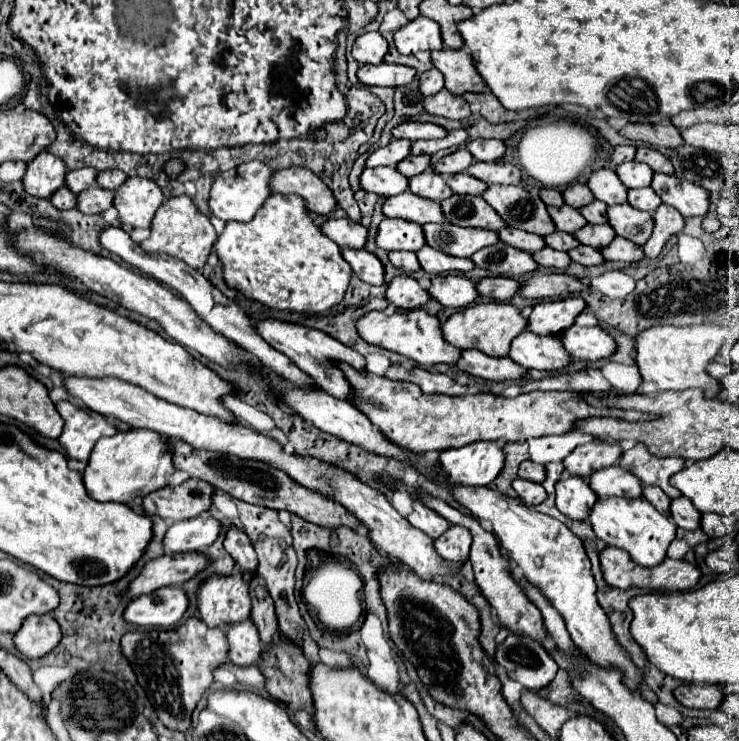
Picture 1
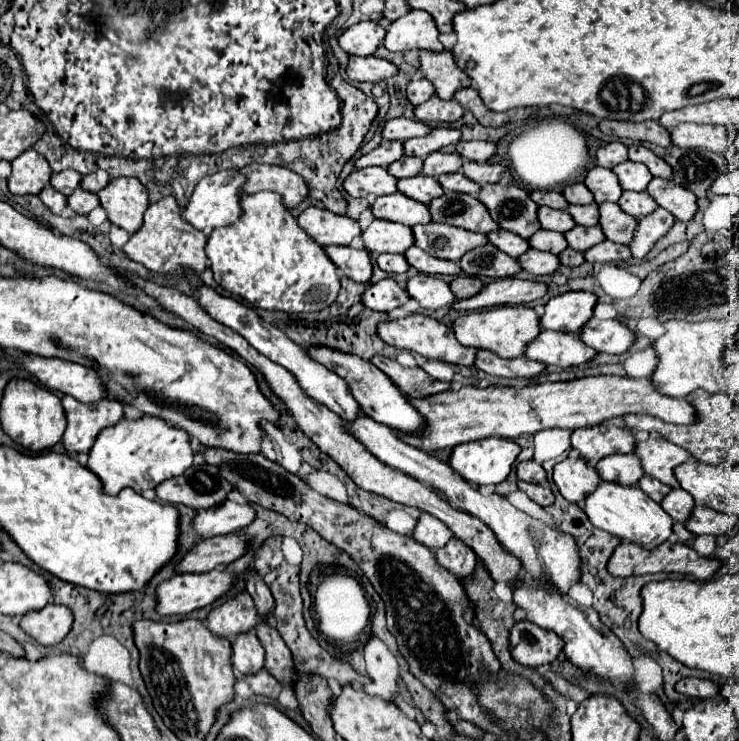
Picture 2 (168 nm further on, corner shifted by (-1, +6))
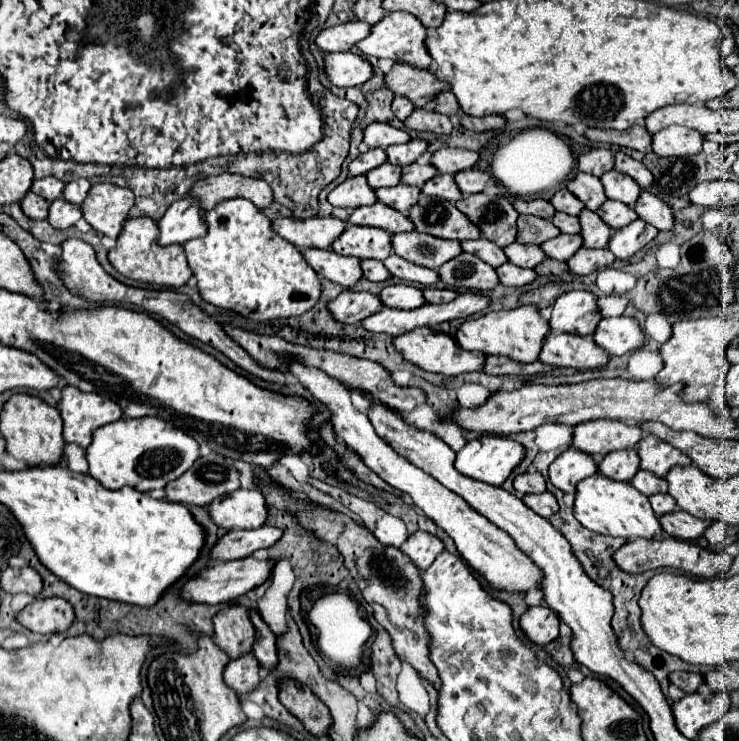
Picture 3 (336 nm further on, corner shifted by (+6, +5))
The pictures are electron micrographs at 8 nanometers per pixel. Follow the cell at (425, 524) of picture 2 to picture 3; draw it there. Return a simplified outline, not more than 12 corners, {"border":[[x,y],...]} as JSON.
{"border":[[417,530],[401,550],[427,570],[445,550],[435,534]]}

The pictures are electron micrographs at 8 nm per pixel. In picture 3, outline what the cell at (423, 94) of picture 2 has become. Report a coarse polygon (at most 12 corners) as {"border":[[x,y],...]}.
{"border":[[401,96],[393,98],[393,114],[405,120],[413,112],[413,102]]}

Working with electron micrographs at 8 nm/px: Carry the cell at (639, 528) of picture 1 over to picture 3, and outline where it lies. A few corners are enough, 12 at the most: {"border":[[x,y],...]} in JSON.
{"border":[[601,474],[577,484],[573,514],[597,534],[663,532],[647,496]]}

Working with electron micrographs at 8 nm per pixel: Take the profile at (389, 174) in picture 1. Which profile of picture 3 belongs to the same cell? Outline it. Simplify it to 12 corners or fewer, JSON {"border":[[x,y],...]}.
{"border":[[353,176],[329,192],[339,208],[375,204],[365,176]]}

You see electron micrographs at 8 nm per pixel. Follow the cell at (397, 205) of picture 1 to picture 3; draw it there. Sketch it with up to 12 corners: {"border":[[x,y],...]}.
{"border":[[383,202],[361,206],[349,224],[393,234],[415,230],[407,214]]}

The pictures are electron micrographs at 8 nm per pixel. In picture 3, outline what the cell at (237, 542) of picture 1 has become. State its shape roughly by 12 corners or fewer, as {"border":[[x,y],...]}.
{"border":[[249,610],[255,626],[253,654],[261,666],[277,666],[275,634],[257,610]]}

